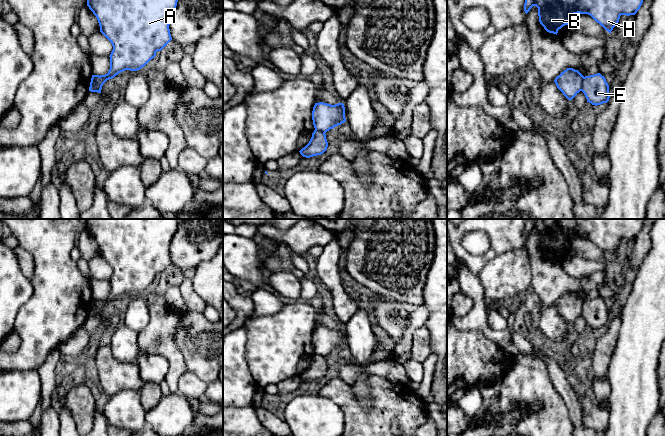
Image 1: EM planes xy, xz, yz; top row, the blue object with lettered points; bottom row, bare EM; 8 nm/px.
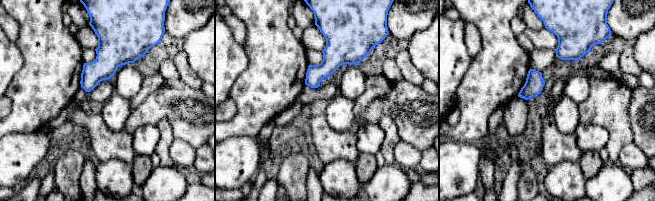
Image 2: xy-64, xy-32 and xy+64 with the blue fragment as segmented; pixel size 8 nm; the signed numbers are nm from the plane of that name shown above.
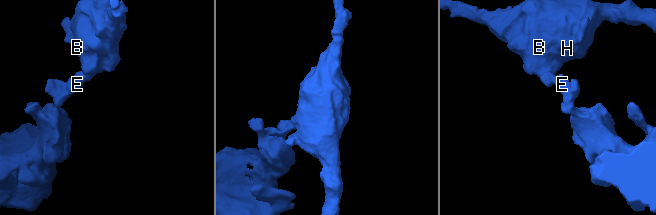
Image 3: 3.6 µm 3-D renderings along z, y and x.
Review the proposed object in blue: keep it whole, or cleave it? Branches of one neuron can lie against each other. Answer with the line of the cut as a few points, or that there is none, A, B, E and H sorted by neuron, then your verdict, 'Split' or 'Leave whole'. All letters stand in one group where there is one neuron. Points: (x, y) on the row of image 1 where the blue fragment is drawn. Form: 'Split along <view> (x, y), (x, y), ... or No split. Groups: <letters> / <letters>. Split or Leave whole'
Split along yz (584, 77), (581, 83), (581, 90). Groups: A B H / E. Split

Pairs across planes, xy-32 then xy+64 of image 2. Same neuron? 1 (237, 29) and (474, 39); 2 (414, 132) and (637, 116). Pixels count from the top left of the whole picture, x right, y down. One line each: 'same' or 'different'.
1: same
2: same

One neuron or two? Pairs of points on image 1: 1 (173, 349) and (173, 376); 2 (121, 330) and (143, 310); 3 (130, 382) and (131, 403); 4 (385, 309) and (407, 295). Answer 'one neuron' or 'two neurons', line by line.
1: one neuron
2: two neurons
3: two neurons
4: two neurons

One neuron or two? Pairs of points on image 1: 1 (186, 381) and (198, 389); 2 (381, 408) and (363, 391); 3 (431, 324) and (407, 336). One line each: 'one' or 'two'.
1: one
2: two
3: two

